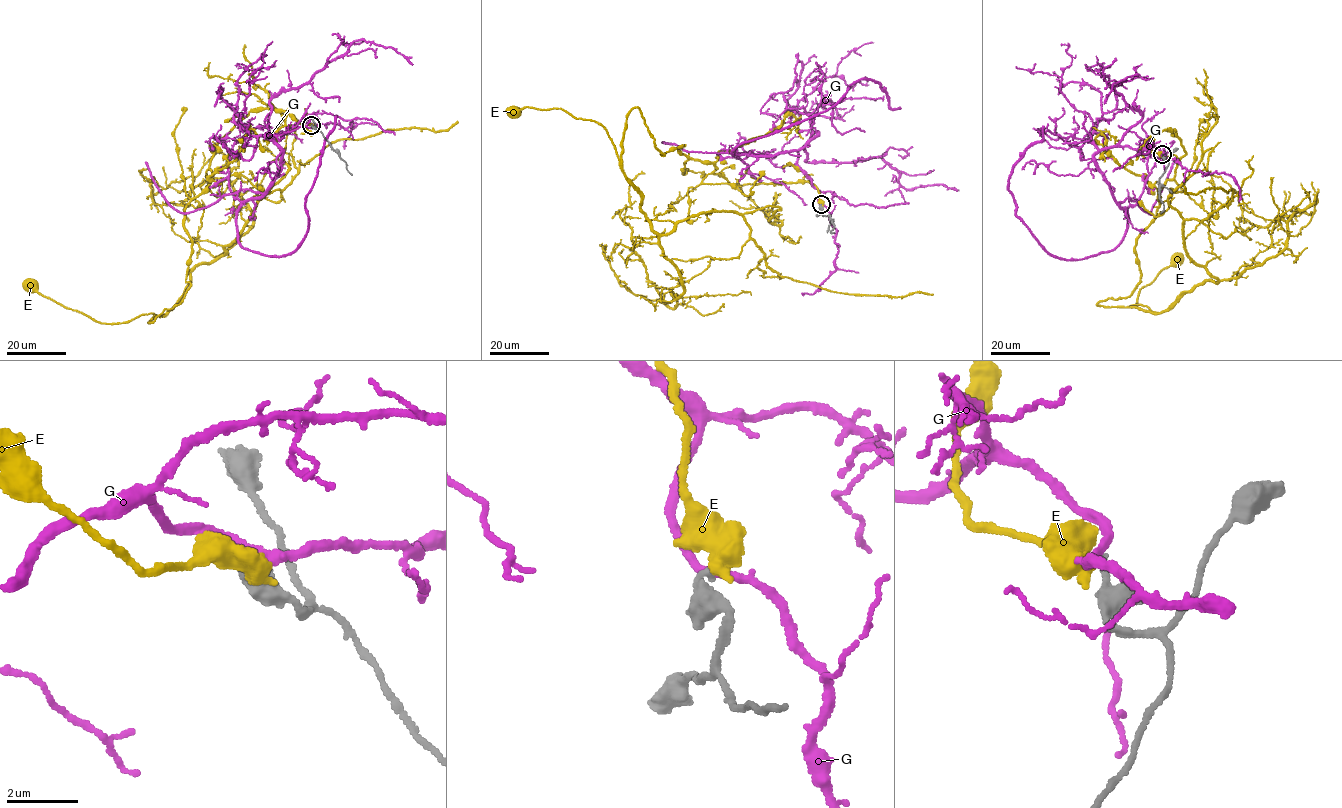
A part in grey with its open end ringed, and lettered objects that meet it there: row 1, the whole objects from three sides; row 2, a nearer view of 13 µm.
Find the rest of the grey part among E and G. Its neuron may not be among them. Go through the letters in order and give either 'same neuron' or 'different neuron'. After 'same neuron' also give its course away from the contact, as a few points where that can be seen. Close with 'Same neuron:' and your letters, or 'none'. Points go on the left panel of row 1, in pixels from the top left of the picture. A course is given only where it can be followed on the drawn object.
E: different neuron
G: different neuron
Same neuron: none

